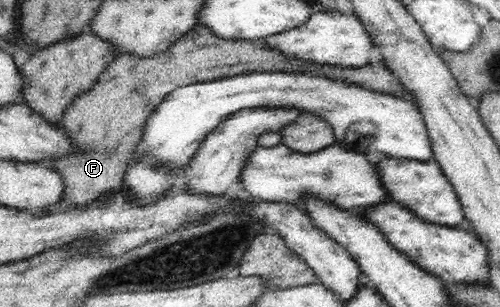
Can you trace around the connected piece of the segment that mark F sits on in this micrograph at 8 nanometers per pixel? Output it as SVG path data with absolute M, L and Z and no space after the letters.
M196 22L172 47L154 56L154 58L133 58L133 56L128 54L119 54L106 67L106 70L100 73L98 80L90 88L78 93L78 96L66 106L66 110L64 110L58 124L59 130L62 130L63 134L68 136L68 141L72 145L71 151L45 160L49 168L54 170L55 174L58 174L63 182L63 190L59 196L58 206L68 208L68 210L70 210L70 206L86 208L94 206L94 202L98 202L100 198L109 198L115 192L120 192L126 168L131 163L135 147L139 144L140 138L142 138L143 125L146 124L146 120L154 112L155 108L176 88L251 72L318 73L320 76L337 77L337 80L349 81L350 84L364 85L366 88L374 89L376 92L409 98L405 88L403 88L402 84L398 84L396 75L386 67L384 61L380 61L375 66L366 65L360 68L332 66L319 68L319 66L307 66L307 64L291 60L291 58L287 58L287 56L283 56L279 52L267 50L257 41L221 39L211 34L206 27L199 26L198 22Z

